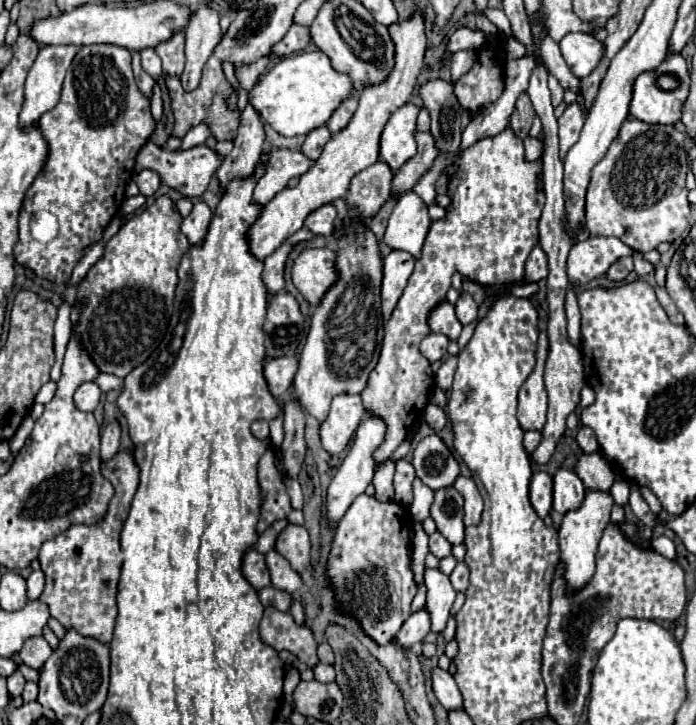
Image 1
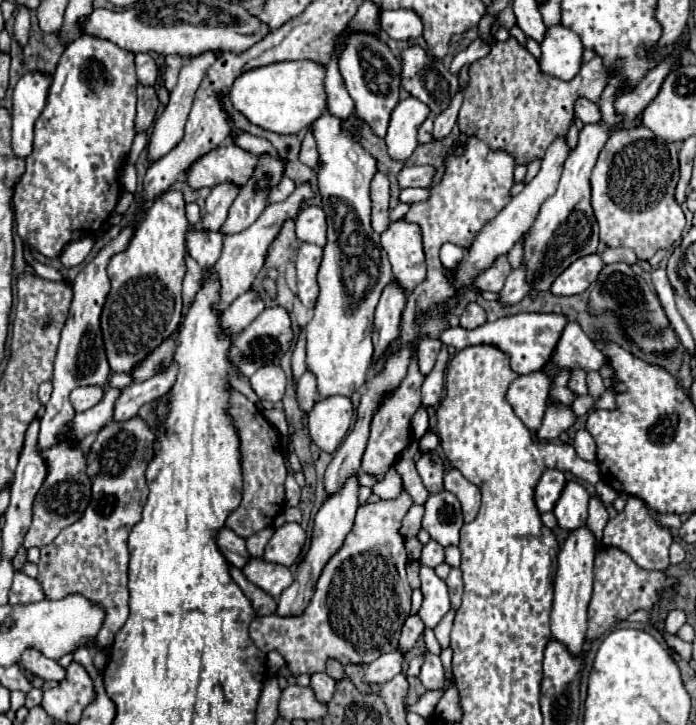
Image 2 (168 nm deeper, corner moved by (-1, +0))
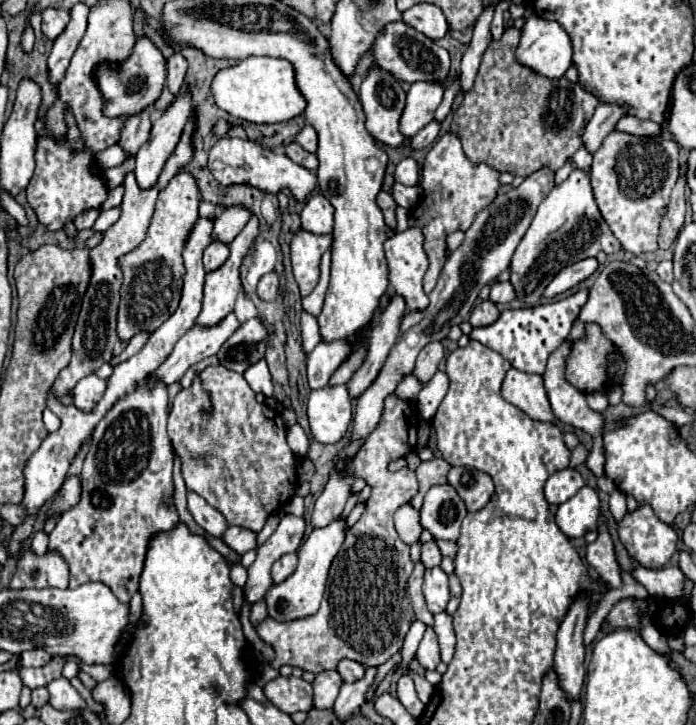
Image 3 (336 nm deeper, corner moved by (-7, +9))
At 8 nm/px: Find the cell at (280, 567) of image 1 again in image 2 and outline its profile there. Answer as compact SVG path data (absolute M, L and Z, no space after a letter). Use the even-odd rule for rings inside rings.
M253 558L247 562L247 566L243 568L243 574L257 584L259 588L263 588L267 594L271 594L273 598L279 598L279 594L283 590L287 590L291 586L291 582L295 582L295 576L291 572L291 568L283 566L283 564L273 564L267 562L263 558Z

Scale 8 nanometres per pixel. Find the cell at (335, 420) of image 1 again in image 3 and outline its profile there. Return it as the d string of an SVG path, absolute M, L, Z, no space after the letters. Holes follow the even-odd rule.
M327 385L311 391L307 401L309 427L315 441L327 445L337 443L351 421L351 399L345 385Z

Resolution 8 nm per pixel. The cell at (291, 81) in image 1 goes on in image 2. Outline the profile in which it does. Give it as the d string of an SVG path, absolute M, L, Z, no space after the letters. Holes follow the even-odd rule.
M291 60L261 66L241 74L231 88L233 106L243 112L251 124L277 134L297 134L311 128L313 122L327 110L327 92L323 86L325 66L311 60ZM263 74L263 78L255 78Z

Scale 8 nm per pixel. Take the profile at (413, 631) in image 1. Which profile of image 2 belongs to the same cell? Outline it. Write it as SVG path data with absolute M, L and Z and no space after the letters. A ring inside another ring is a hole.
M395 648L391 654L381 654L373 664L367 666L365 680L367 682L389 682L395 674L401 672L405 656L407 652L403 652L401 648Z

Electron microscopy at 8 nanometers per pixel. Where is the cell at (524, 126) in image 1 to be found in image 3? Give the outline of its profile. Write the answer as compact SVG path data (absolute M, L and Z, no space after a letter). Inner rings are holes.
M505 29L499 41L491 41L481 57L481 67L477 71L473 87L463 95L463 101L453 113L451 133L459 137L465 155L473 163L487 163L491 169L499 173L511 173L527 177L537 169L549 167L559 169L563 167L573 153L581 147L581 133L593 117L593 109L597 107L597 97L587 93L579 83L569 83L565 77L561 79L547 79L537 75L535 71L519 65L515 61L515 49L519 43L519 29Z

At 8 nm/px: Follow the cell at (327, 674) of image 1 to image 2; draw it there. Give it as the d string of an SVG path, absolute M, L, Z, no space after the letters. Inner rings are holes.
M319 672L319 674L311 676L311 688L315 690L317 700L329 702L333 692L335 692L335 680L331 676L327 676L325 672Z

